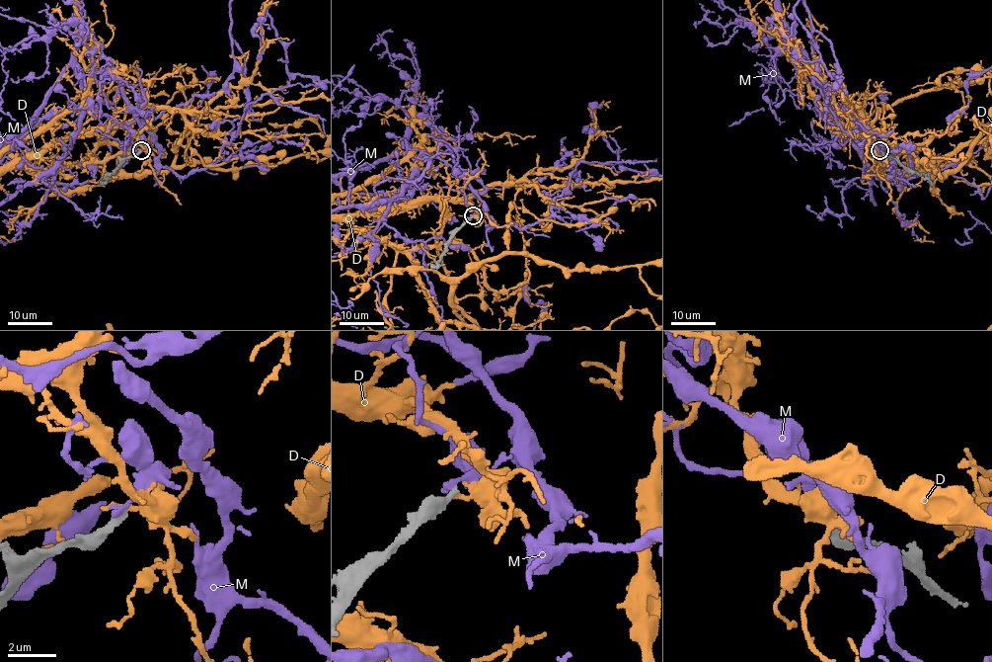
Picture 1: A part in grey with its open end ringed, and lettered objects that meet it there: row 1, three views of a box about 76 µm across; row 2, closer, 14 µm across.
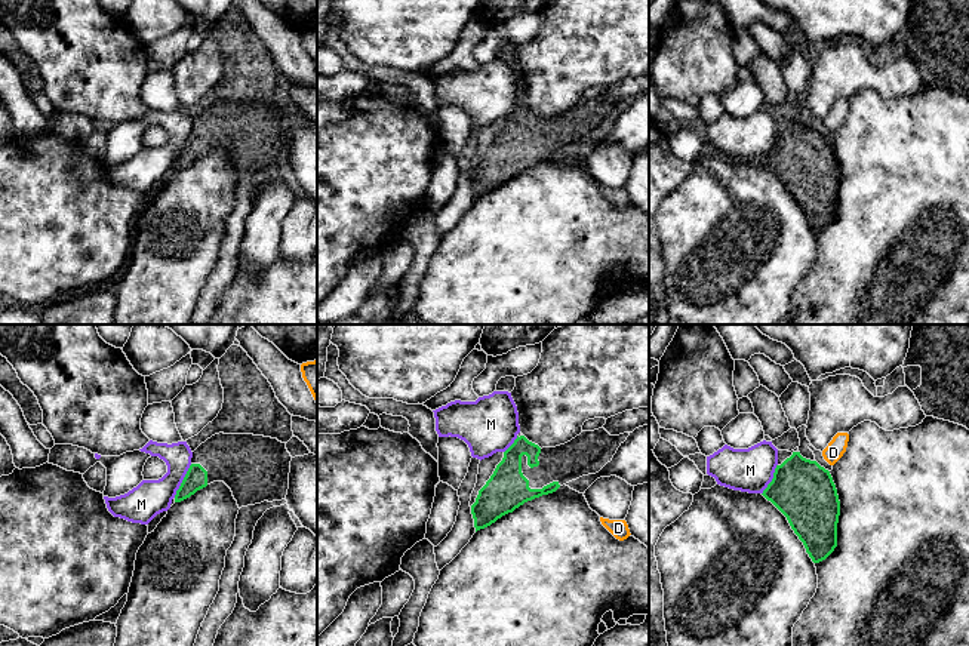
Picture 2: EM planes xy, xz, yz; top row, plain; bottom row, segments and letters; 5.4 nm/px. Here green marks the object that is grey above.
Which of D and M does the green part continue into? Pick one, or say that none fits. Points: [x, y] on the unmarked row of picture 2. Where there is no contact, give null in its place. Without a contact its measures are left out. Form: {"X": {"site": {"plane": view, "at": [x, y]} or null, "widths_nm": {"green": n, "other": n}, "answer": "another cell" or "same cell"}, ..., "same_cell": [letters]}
{"D": {"site": null, "answer": "another cell"}, "M": {"site": {"plane": "xy", "at": [182, 148]}, "widths_nm": {"green": 120, "other": 190}, "answer": "another cell"}, "same_cell": []}

